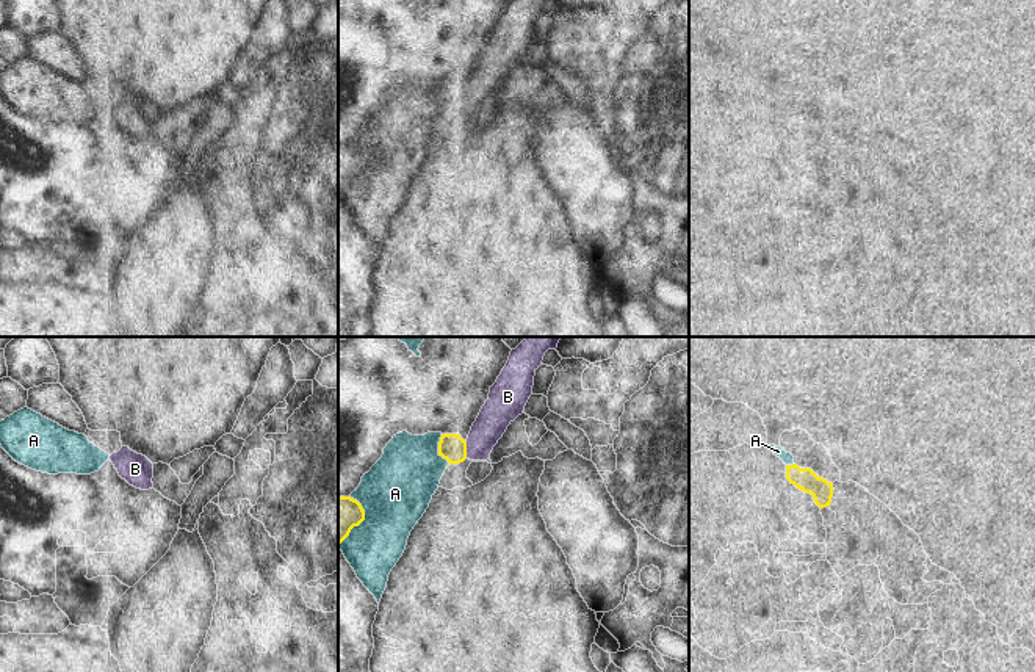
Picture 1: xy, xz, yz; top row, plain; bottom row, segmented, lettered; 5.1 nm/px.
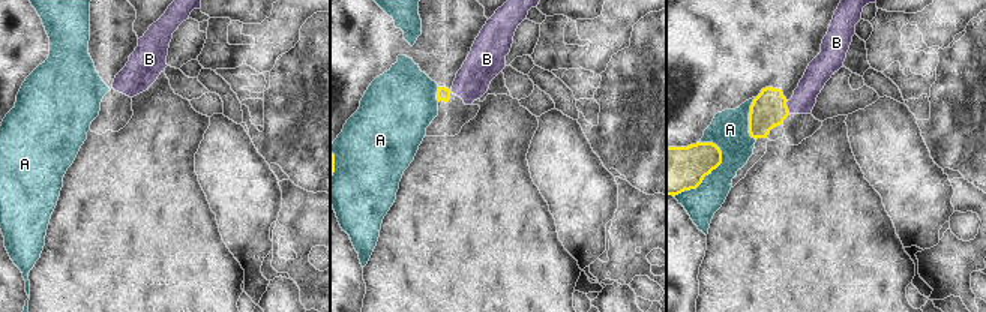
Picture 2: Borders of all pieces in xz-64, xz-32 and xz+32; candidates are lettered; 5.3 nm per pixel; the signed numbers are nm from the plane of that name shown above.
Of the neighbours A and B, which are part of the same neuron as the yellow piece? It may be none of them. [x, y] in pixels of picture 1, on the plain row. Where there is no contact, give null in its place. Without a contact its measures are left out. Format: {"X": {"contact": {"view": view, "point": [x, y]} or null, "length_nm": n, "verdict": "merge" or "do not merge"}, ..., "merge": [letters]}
{"A": {"contact": {"view": "xz", "point": [439, 101]}, "length_nm": 180, "verdict": "do not merge"}, "B": {"contact": {"view": "xz", "point": [465, 99]}, "length_nm": 90, "verdict": "merge"}, "merge": ["B"]}

